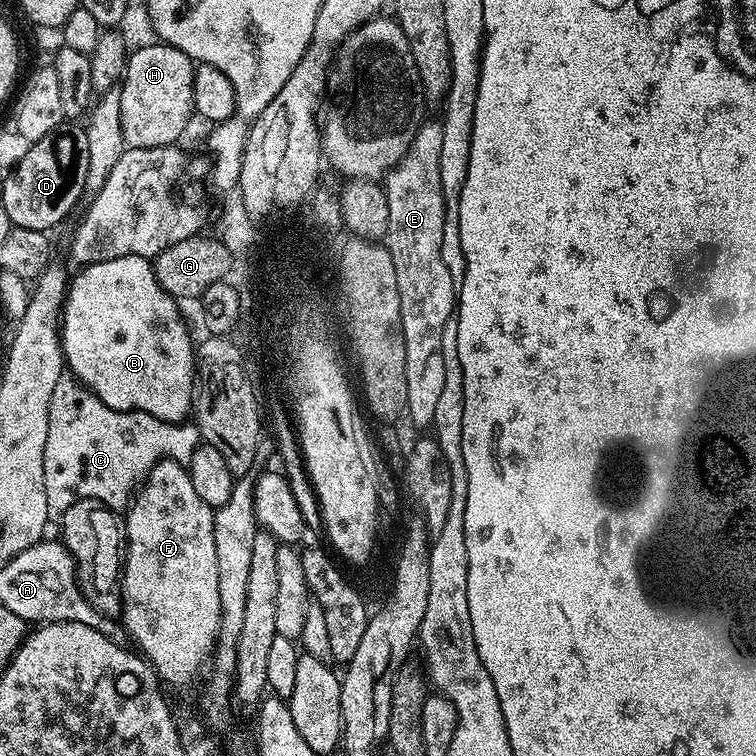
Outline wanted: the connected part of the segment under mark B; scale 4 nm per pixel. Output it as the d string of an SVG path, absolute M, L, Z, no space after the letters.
M123 256L110 258L106 262L90 264L79 269L77 276L71 277L67 296L64 300L63 315L60 322L60 340L64 349L64 363L67 371L84 387L88 388L106 406L119 412L145 412L159 420L180 422L192 411L192 397L194 395L194 340L188 337L188 328L180 317L181 305L159 285L155 277L153 261L147 256Z

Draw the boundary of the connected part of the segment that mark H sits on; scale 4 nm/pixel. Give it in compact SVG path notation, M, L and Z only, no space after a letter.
M163 42L144 44L128 57L124 78L118 87L123 96L122 138L128 148L167 148L177 143L176 139L188 128L188 119L193 119L194 70L196 64L185 52Z

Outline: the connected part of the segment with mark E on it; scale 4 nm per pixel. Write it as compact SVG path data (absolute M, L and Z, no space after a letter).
M439 119L430 120L421 123L406 154L383 177L386 207L390 210L388 232L383 243L392 259L394 278L398 278L398 298L402 298L400 329L406 332L406 396L410 396L410 356L412 352L424 352L424 366L418 372L428 372L428 378L434 382L434 402L438 402L446 378L442 338L454 316L458 284L450 270L446 270L440 253L444 225L444 191L440 174L444 126Z

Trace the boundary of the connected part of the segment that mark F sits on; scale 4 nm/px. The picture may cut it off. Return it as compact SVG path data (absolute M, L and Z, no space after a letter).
M159 460L137 487L126 509L128 517L125 515L122 520L126 541L122 549L122 571L118 576L122 627L127 639L140 647L139 655L148 662L153 673L172 688L184 688L196 679L199 681L216 651L220 603L213 511L198 498L187 467L181 461Z

